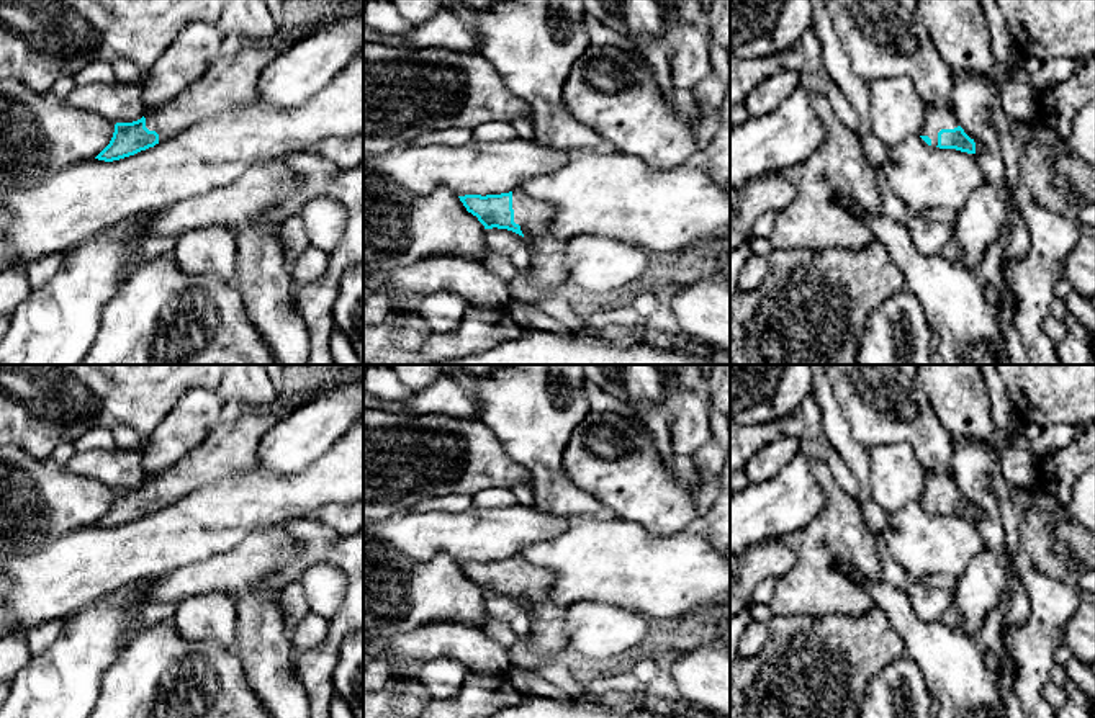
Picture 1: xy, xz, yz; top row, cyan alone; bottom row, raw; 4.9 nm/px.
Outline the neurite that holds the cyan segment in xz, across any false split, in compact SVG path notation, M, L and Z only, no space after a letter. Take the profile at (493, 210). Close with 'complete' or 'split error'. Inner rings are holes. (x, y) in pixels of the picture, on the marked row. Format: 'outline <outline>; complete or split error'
outline M519 188L501 195L465 195L458 198L484 229L507 229L527 240L530 267L525 276L540 294L555 291L568 278L565 267L568 239L557 239L548 234L555 214L552 204L535 201Z; split error

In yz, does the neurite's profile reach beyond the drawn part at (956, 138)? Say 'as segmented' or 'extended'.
extended

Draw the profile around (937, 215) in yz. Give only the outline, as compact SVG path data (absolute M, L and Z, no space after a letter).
M931 208L922 213L926 219L933 222L946 222L953 224L956 222L956 211L946 209L946 208Z

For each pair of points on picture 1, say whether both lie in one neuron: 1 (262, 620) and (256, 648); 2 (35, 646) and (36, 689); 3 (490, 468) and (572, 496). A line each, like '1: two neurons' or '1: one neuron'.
1: one neuron
2: two neurons
3: two neurons

